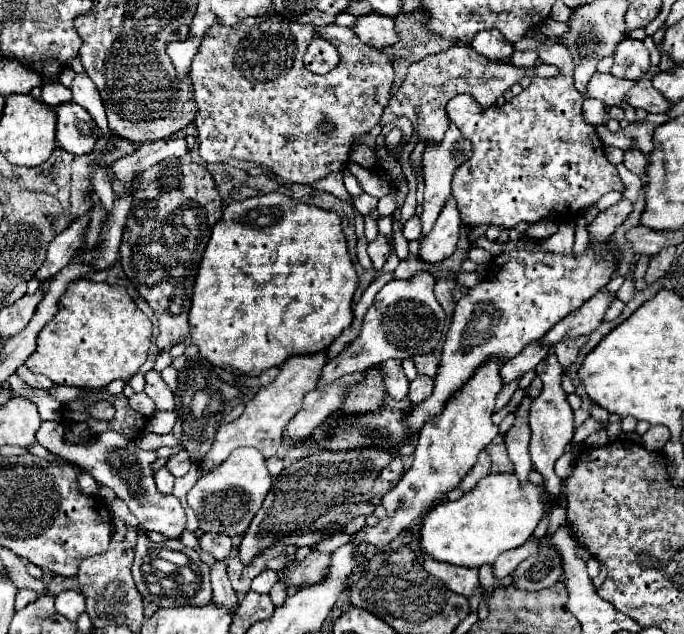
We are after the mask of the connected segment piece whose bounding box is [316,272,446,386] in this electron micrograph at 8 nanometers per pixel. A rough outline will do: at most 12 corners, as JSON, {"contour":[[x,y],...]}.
{"contour":[[436,278],[390,280],[316,386],[438,348]]}

